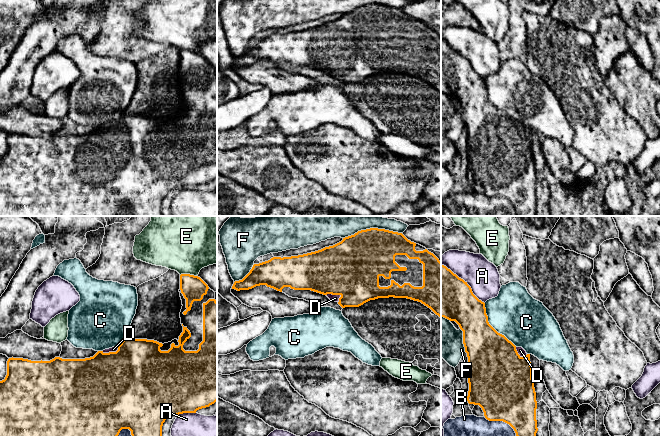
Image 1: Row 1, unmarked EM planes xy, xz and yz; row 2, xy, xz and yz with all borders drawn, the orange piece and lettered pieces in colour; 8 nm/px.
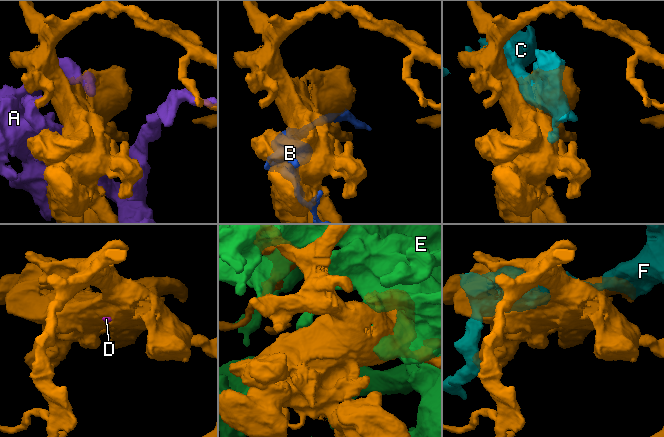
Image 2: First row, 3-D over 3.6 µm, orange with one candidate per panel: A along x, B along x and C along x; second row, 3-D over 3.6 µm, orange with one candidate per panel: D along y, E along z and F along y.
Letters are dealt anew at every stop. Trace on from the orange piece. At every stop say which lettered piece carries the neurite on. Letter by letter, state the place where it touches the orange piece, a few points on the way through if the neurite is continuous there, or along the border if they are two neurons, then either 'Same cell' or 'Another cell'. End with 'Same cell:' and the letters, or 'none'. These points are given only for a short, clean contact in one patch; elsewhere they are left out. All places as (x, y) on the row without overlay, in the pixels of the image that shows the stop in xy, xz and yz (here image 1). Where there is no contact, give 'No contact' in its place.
A: Touches orange at yz (464, 57). Another cell
B: Touches orange at yz (504, 197). Another cell
C: Touches orange at yz (492, 103). Another cell
D: Touches orange at xz (334, 70). Path across: xz (351, 44), (341, 54), (334, 70), (335, 74). Same cell
E: Touches orange at xy (189, 50). Another cell
F: Touches orange at xz (246, 51). Another cell
Same cell: D

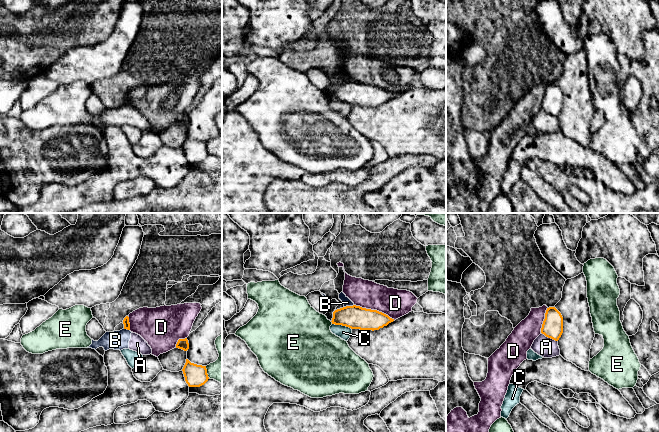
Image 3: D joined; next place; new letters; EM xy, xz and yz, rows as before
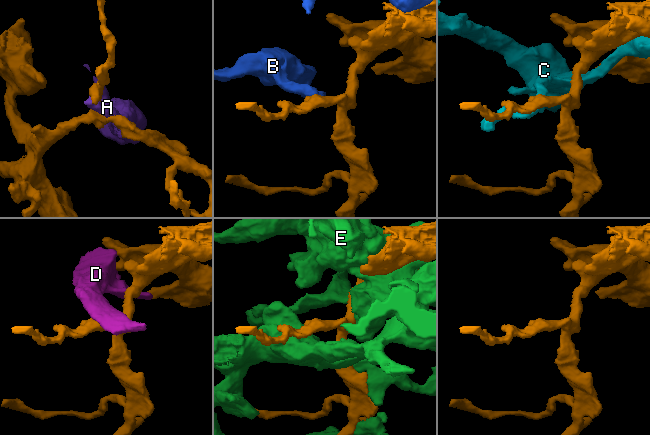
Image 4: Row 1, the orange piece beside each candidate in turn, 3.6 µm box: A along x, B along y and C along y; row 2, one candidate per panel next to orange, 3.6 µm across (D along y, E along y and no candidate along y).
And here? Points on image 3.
A: Touches orange at yz (549, 113). Another cell
B: Touches orange at xz (348, 82). Boundary: xz (353, 80), (344, 83). Another cell
C: Touches orange at xz (342, 101). Another cell
D: Touches orange at xz (374, 86). Another cell
E: Touches orange at xy (206, 148). Another cell
Same cell: none

